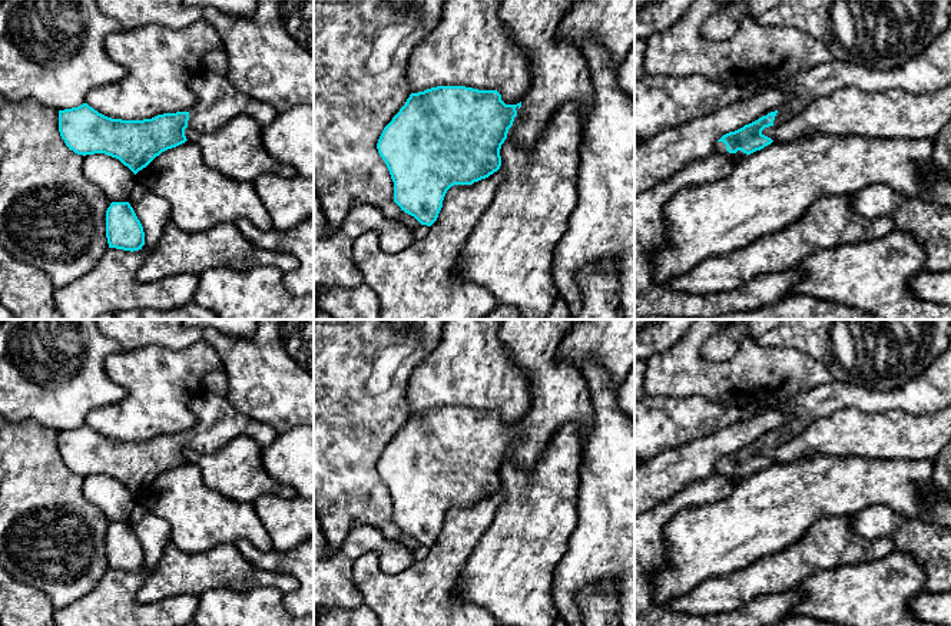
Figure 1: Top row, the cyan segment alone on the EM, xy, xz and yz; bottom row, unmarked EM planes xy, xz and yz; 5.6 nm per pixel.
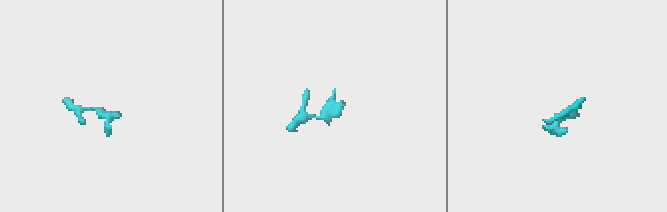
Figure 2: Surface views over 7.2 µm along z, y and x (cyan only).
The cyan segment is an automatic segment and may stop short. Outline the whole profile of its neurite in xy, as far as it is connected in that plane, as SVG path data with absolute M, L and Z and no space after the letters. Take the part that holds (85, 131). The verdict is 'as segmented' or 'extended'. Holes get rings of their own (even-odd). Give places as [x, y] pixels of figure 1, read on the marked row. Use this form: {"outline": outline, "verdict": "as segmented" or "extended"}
{"outline": "M196 72L190 90L196 105L189 112L143 120L112 119L87 103L59 110L59 132L74 153L109 155L136 175L162 152L185 143L188 126L208 133L239 115L248 115L264 127L278 116L274 106L241 93L225 76Z", "verdict": "extended"}

